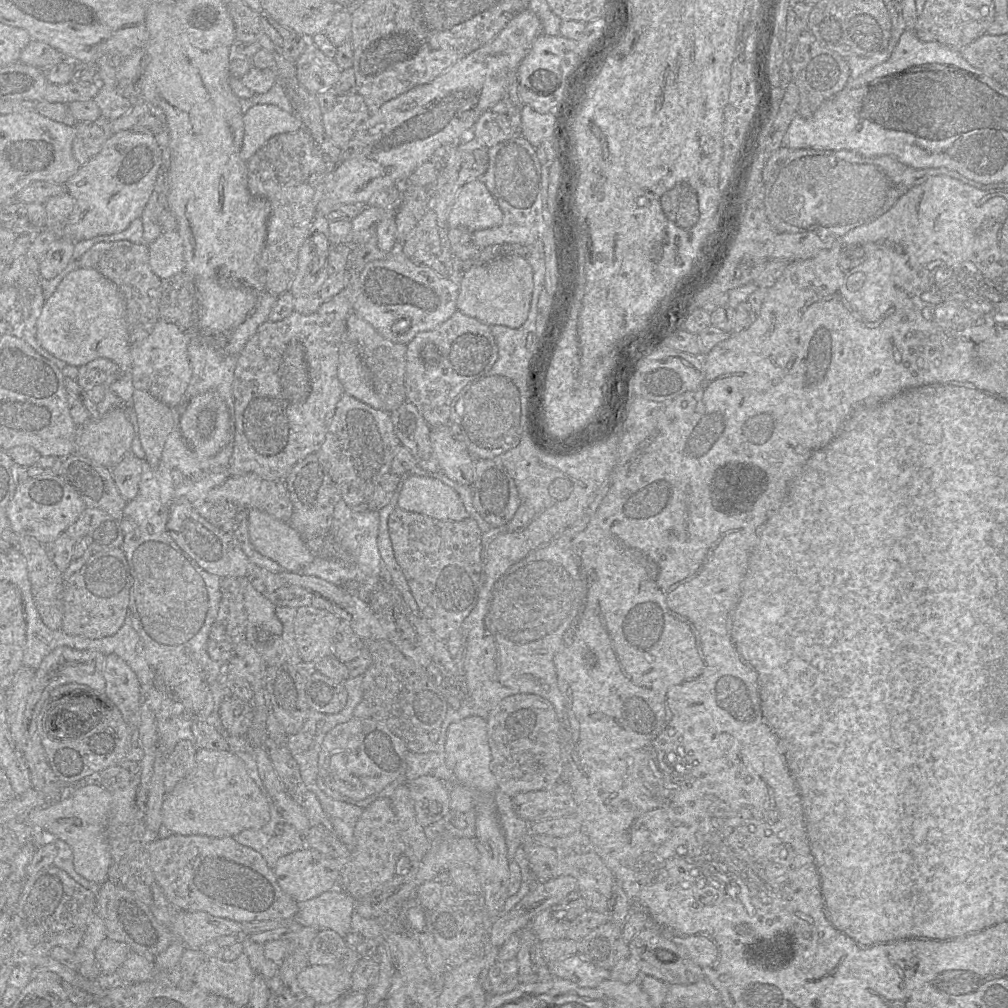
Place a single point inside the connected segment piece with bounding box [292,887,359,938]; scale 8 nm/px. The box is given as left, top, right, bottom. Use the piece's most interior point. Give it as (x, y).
(332, 910)

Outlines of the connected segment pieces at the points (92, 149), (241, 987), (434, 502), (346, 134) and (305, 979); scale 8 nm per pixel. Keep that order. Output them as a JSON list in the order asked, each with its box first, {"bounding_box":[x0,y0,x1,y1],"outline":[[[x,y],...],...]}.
[{"bounding_box":[72,121,111,166],"outline":[[[106,121],[76,123],[72,153],[80,166],[87,164],[98,154],[111,135]]]},{"bounding_box":[193,953,254,1006],"outline":[[[242,953],[234,961],[209,958],[193,975],[193,981],[205,991],[227,998],[237,1006],[246,1006],[254,977],[249,959]]]},{"bounding_box":[397,474,469,521],"outline":[[[409,474],[399,492],[397,506],[438,520],[461,521],[469,518],[458,493],[429,474]]]},{"bounding_box":[322,95,369,150],"outline":[[[360,95],[337,96],[333,107],[322,114],[322,123],[326,135],[341,150],[369,117]]]},{"bounding_box":[298,965,352,1004],"outline":[[[313,965],[298,975],[300,987],[317,1004],[327,1004],[346,996],[352,985],[352,974],[333,966]]]}]

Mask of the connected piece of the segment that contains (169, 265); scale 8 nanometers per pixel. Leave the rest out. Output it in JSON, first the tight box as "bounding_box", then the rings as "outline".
{"bounding_box":[148,232,185,280],"outline":[[[164,232],[148,245],[149,265],[161,280],[185,270],[184,250],[178,232]]]}

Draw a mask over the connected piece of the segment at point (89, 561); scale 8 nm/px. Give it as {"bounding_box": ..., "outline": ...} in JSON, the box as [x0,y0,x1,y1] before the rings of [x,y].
{"bounding_box":[61,544,133,639],"outline":[[[91,544],[80,558],[85,559],[83,566],[72,574],[67,580],[64,579],[61,599],[63,603],[62,627],[66,634],[82,636],[90,639],[104,638],[116,634],[124,624],[133,579],[124,552],[120,548],[105,548]]]}

